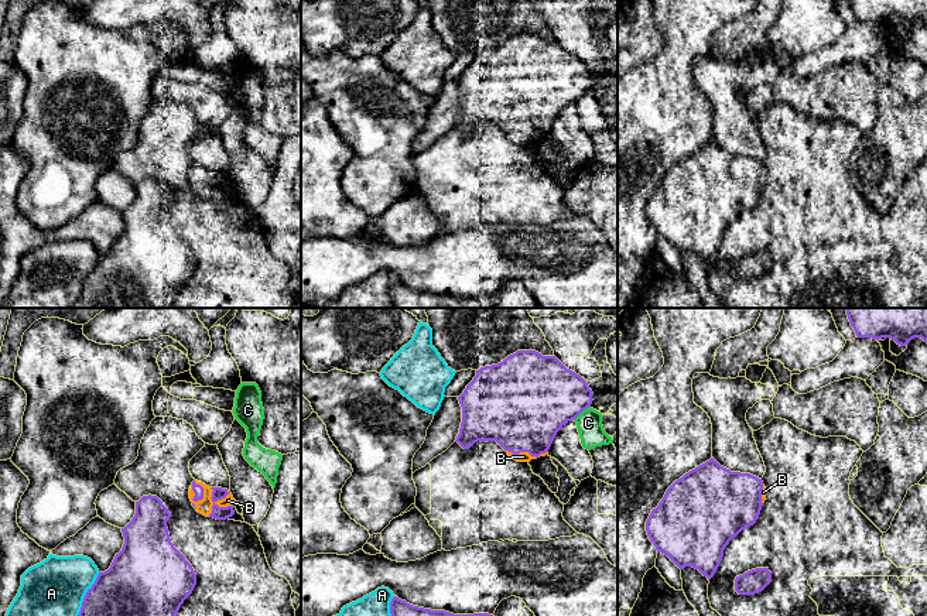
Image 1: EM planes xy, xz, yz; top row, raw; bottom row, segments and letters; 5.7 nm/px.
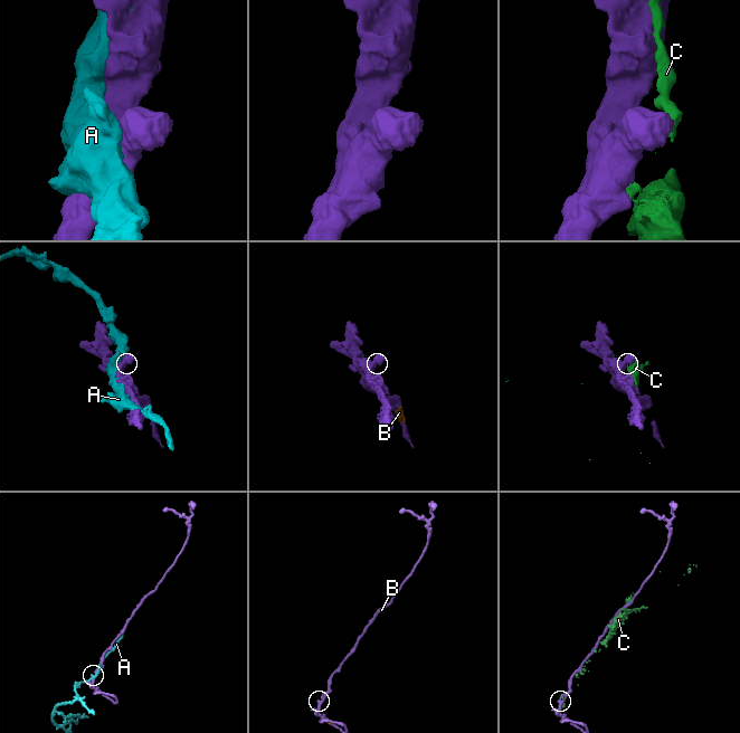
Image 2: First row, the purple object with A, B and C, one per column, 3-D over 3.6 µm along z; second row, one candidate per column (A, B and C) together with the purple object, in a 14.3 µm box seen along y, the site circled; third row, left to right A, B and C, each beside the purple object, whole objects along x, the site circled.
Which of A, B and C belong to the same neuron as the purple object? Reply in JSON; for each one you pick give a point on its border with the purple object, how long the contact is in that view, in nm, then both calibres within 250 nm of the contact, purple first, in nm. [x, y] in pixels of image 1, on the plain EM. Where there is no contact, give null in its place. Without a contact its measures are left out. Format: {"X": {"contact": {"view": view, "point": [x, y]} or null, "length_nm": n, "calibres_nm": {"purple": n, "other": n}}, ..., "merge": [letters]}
{"B": {"contact": {"view": "xy", "point": [216, 184]}, "length_nm": 190, "calibres_nm": {"purple": 80, "other": 60}}, "merge": ["B"]}

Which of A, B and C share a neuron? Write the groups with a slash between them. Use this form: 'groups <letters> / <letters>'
groups A / B / C

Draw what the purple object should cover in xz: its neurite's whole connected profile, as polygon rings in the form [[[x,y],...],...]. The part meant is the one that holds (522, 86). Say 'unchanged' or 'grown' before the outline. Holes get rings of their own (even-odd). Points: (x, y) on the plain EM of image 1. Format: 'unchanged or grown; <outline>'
grown; [[[517,34],[503,45],[476,54],[476,59],[458,81],[462,106],[455,123],[464,133],[478,124],[496,124],[517,146],[548,138],[548,133],[568,105],[592,88],[592,73],[555,40],[536,34]]]

